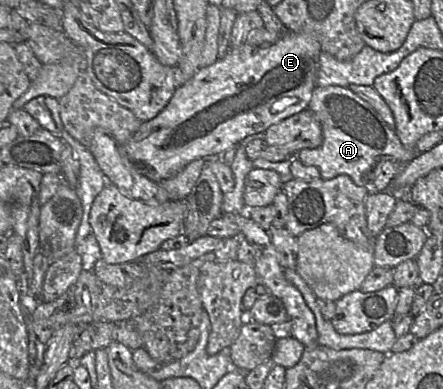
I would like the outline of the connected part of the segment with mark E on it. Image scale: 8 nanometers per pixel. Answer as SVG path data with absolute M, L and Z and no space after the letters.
M264 27L252 31L247 35L244 42L230 48L221 58L212 65L199 70L190 80L179 86L166 107L153 119L144 121L129 141L123 146L123 153L139 165L142 170L153 180L159 181L170 178L181 171L191 161L206 156L218 156L235 147L240 141L256 133L263 133L269 127L307 109L312 93L317 88L316 79L320 68L320 56L322 54L320 43L312 37L284 31L283 34L271 33Z

